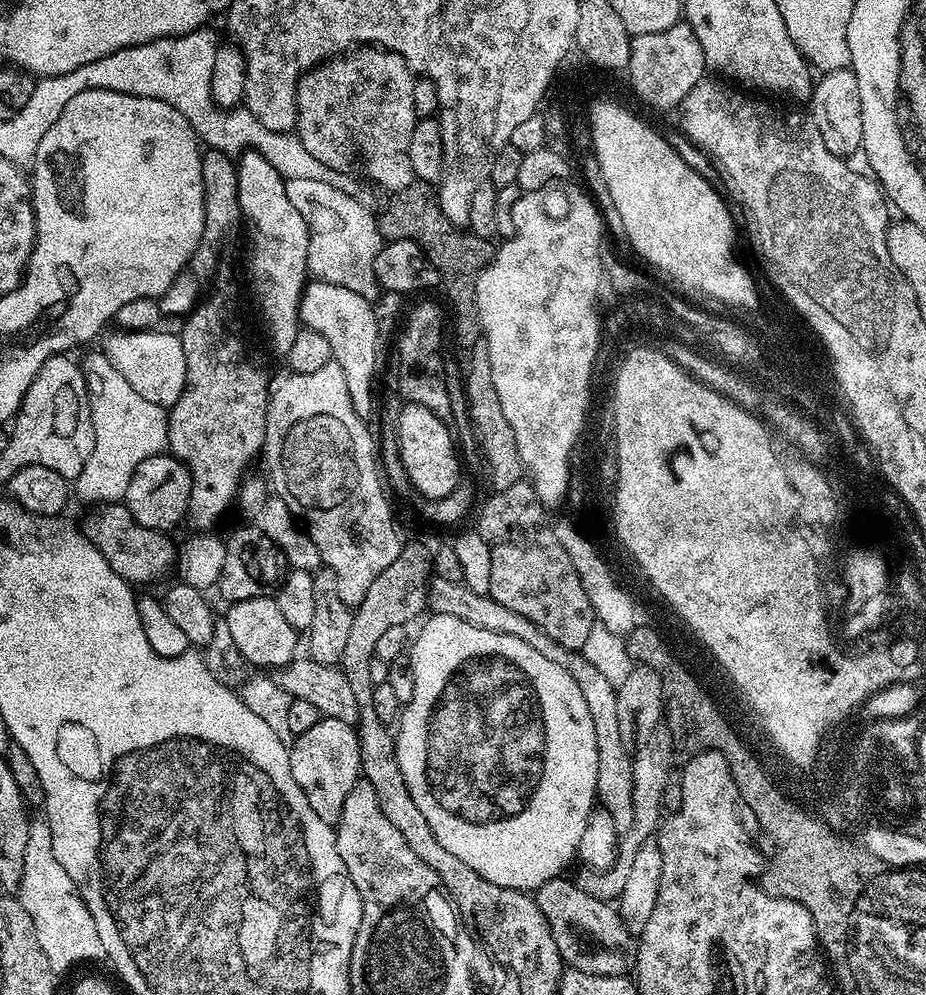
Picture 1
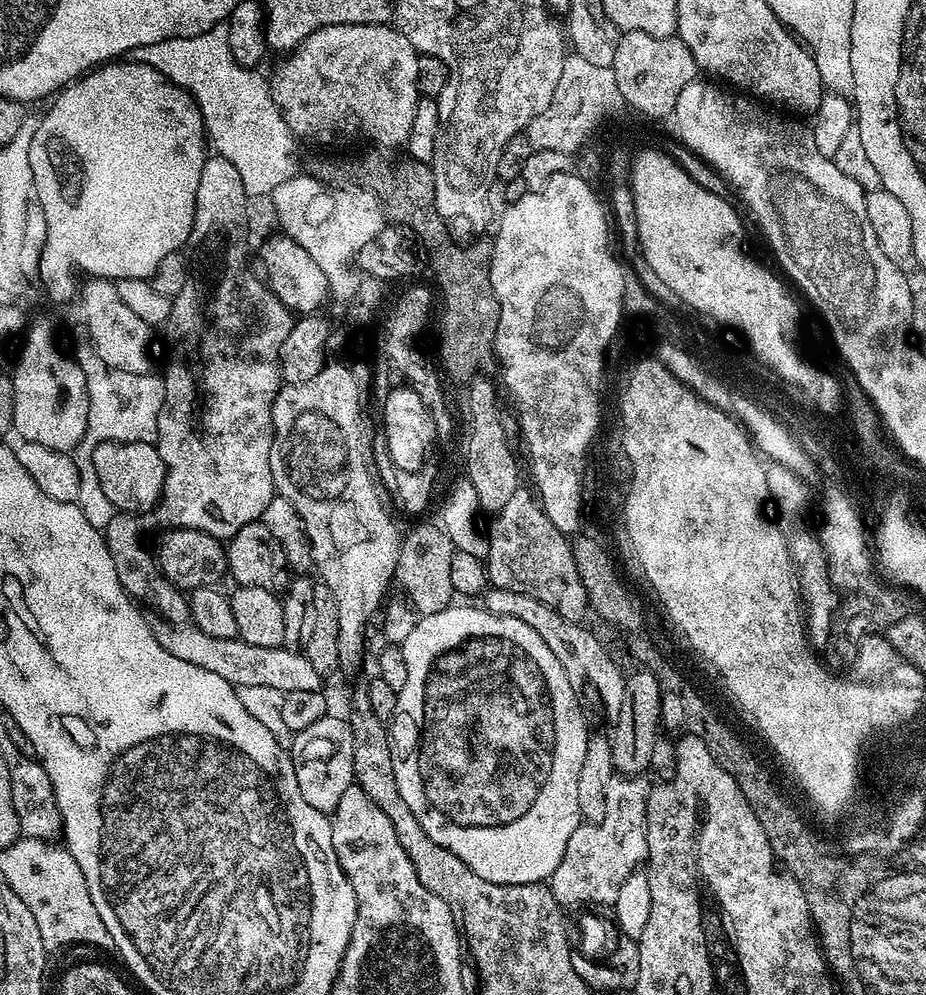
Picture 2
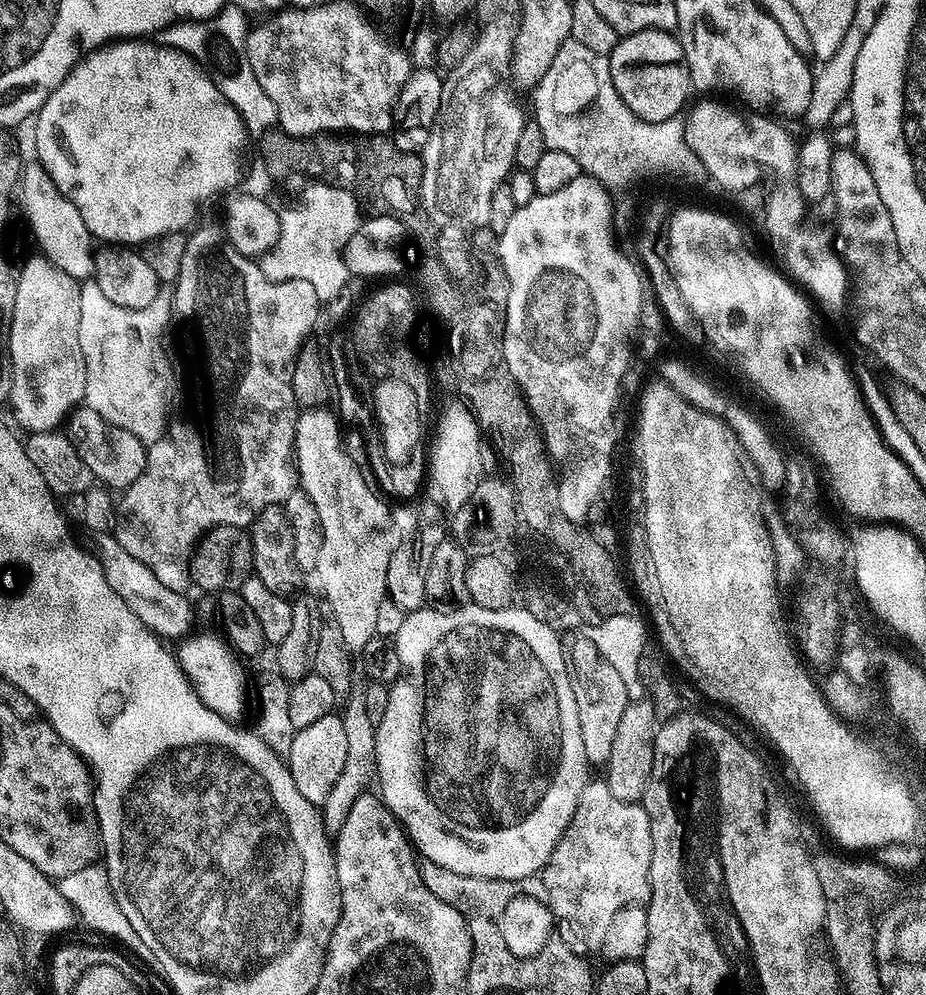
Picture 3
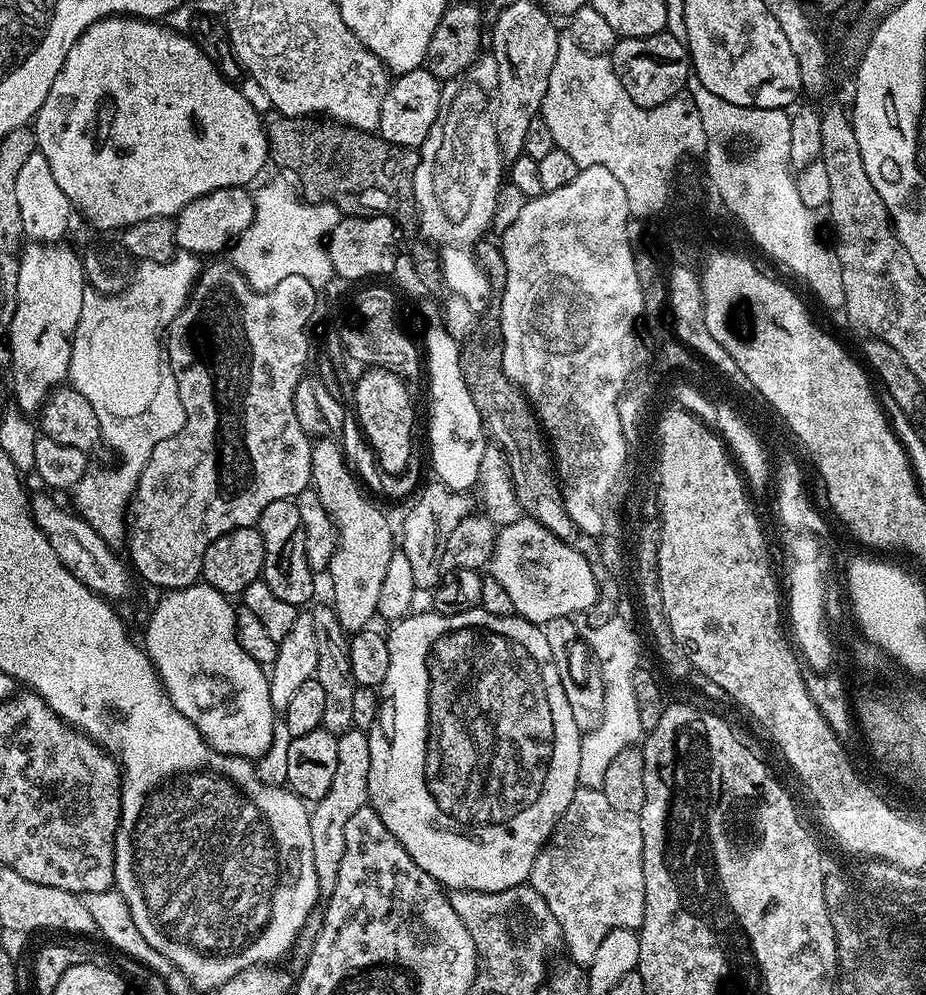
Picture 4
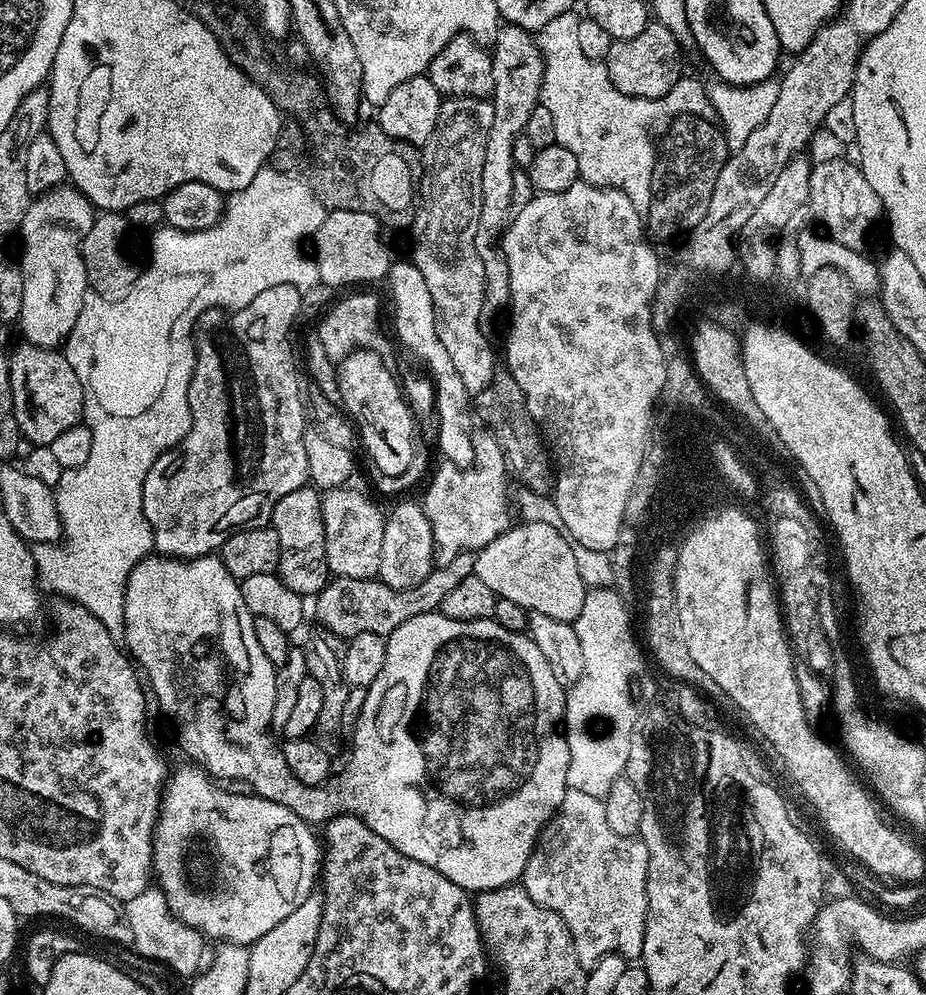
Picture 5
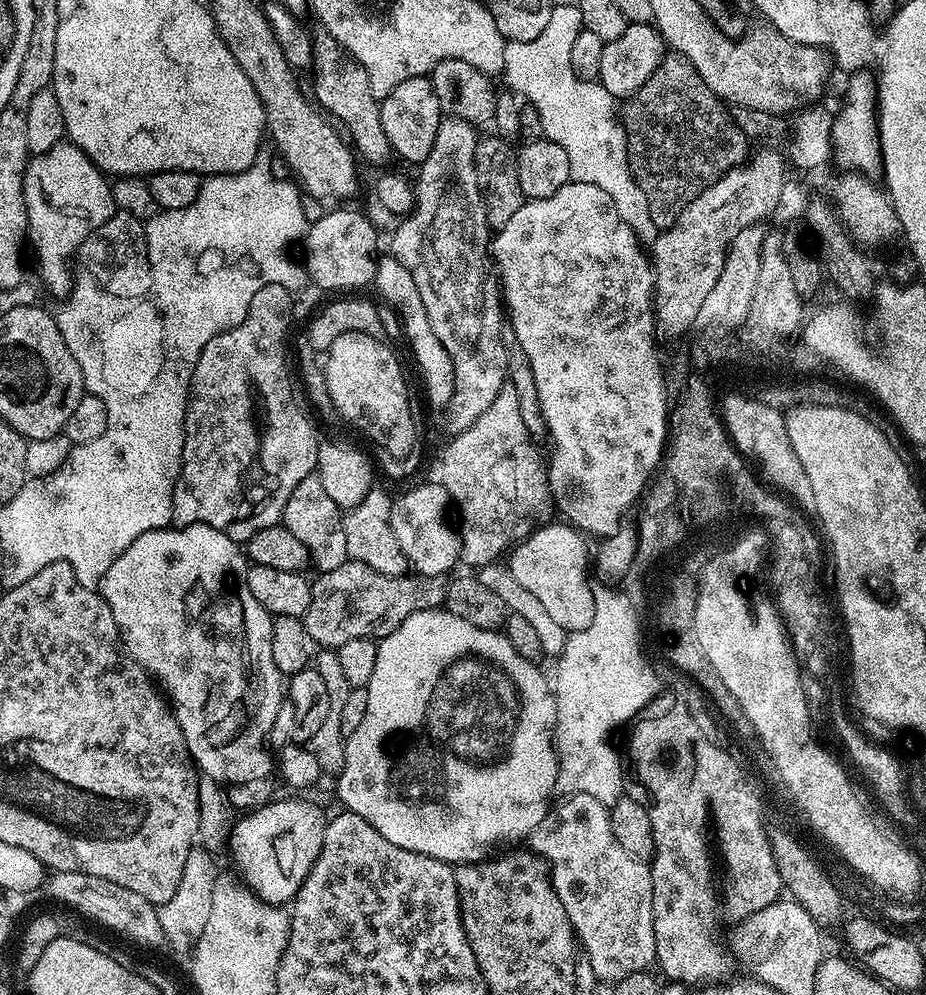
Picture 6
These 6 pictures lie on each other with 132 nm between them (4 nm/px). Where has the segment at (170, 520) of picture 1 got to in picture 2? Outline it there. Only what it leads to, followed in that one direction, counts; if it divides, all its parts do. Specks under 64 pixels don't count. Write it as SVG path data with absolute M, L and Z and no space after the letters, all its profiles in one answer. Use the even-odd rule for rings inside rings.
M106 440L95 445L92 452L92 468L96 471L96 480L100 483L103 499L111 502L113 509L124 514L141 514L140 512L151 513L156 505L160 503L160 492L164 489L164 463L160 457L159 450L155 443L143 440L131 442L117 442Z

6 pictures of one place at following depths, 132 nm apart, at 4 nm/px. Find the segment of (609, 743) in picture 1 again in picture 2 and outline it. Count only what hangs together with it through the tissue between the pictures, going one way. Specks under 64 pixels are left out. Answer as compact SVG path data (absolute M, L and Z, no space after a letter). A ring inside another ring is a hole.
M489 587L482 596L482 607L495 616L506 618L518 618L518 622L526 622L530 630L535 630L538 638L550 646L554 658L562 662L566 674L573 681L585 680L596 691L608 720L614 722L622 710L622 697L626 695L626 672L612 661L610 653L604 649L599 638L595 636L585 625L580 622L562 618L556 610L550 610L546 602L538 602L538 598L530 598L530 594L518 594L515 590L502 590L501 588Z

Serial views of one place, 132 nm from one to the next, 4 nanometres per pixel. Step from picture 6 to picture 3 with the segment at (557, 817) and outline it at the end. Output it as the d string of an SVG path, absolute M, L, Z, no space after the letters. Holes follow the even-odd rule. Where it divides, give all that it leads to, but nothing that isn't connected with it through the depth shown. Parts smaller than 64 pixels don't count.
M589 779L554 854L542 869L548 911L577 924L596 946L603 945L610 918L627 904L643 905L650 895L650 818L643 803L614 798L603 779Z

